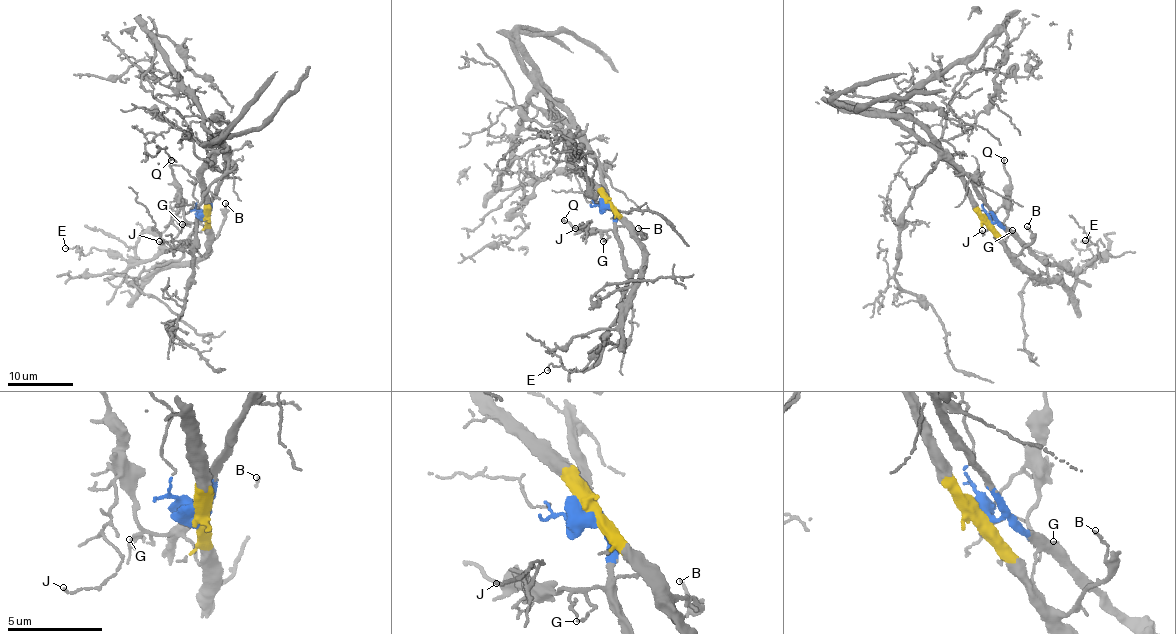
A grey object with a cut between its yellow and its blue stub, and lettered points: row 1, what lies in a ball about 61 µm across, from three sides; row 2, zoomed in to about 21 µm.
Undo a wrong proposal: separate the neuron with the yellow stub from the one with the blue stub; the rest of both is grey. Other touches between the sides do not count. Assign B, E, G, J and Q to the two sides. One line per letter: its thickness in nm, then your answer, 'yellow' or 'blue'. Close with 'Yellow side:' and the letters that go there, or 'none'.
B: 140 nm thick; yellow
E: 120 nm thick; blue
G: 100 nm thick; blue
J: 110 nm thick; blue
Q: 100 nm thick; blue
Yellow side: B

